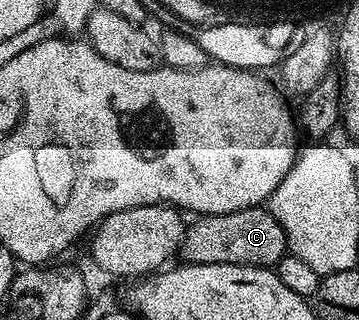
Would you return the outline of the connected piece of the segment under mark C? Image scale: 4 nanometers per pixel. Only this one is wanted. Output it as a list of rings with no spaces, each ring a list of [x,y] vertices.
[[[267,207],[232,213],[209,213],[194,218],[183,236],[181,257],[188,265],[261,265],[274,267],[288,252],[286,231]]]

